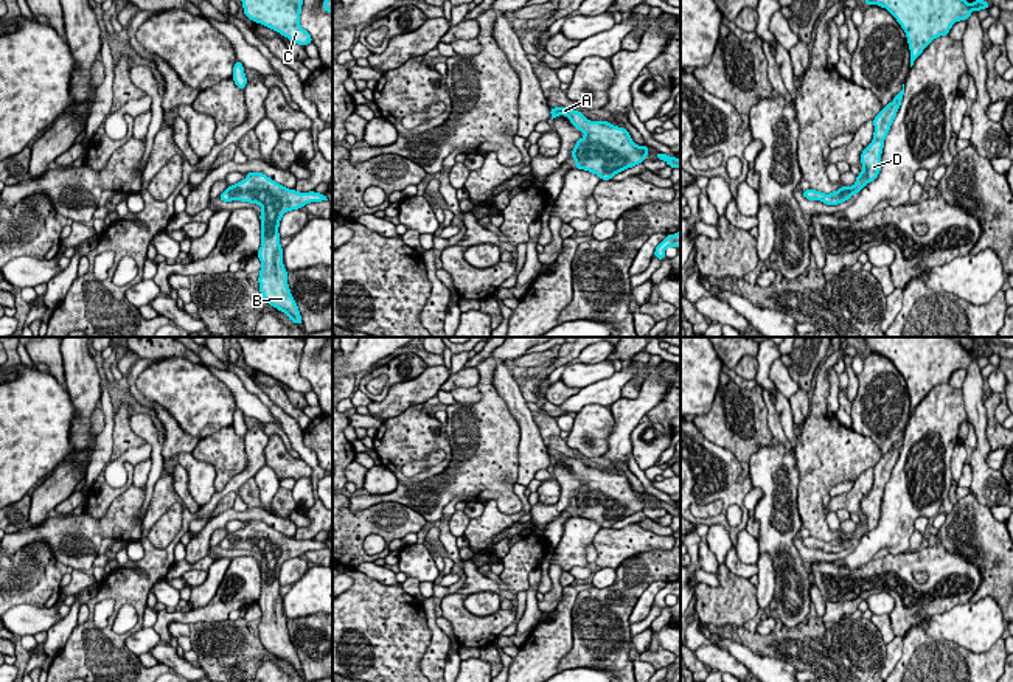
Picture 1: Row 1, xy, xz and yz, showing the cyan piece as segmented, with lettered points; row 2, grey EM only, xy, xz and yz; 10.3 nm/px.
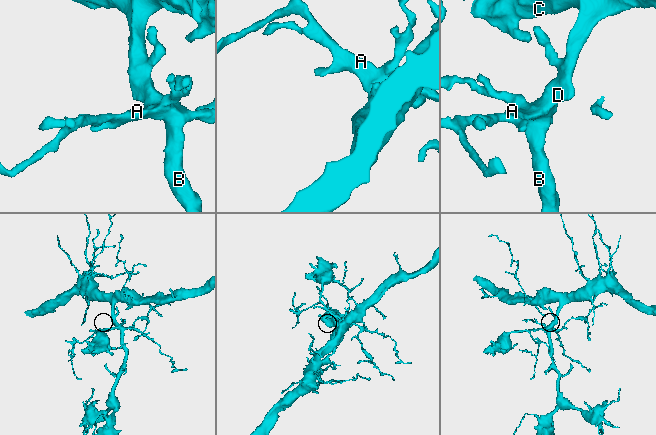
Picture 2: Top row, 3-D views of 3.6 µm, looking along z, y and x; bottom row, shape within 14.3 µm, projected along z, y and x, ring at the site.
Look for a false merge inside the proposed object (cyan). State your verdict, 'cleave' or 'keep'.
keep

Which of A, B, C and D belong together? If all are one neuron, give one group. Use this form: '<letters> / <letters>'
A B C D

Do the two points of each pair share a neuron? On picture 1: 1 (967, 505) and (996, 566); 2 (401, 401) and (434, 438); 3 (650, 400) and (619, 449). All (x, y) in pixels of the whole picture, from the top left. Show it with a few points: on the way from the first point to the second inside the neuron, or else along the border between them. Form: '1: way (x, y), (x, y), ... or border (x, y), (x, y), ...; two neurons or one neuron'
1: way (970, 521), (970, 527), (992, 550); one neuron
2: border (414, 406), (382, 421); two neurons
3: way (637, 410), (625, 423), (620, 437); one neuron

